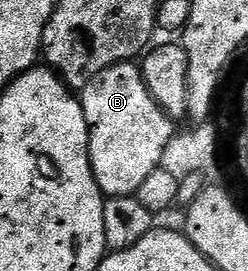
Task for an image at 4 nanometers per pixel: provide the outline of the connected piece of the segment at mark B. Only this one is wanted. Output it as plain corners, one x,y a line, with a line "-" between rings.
132,61
120,62
99,72
79,92
81,107
89,125
89,159
101,193
111,198
128,198
136,195
139,184
162,165
164,148
175,135
174,121
161,109
151,96
141,75
140,65

